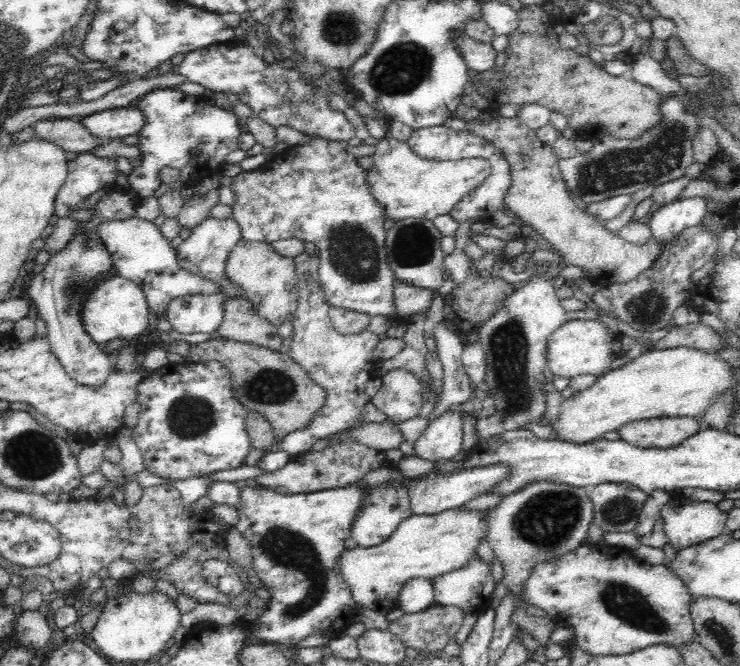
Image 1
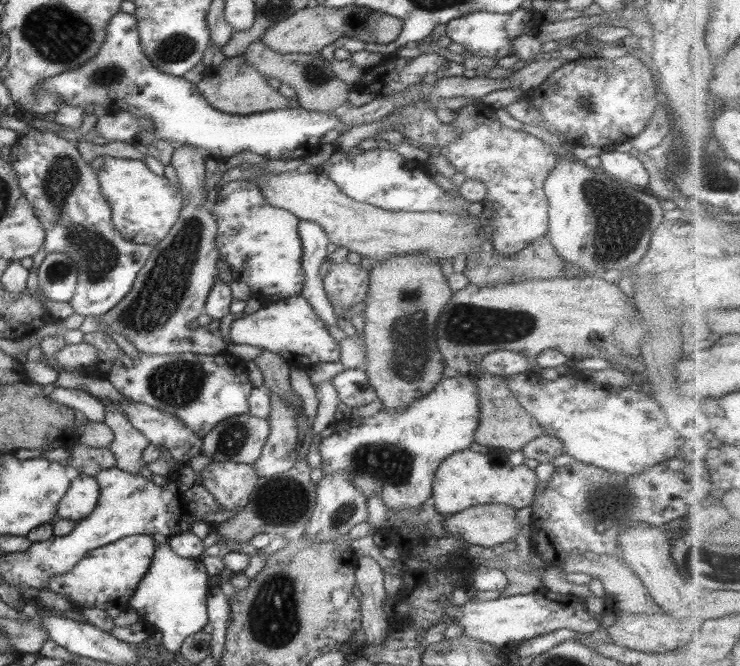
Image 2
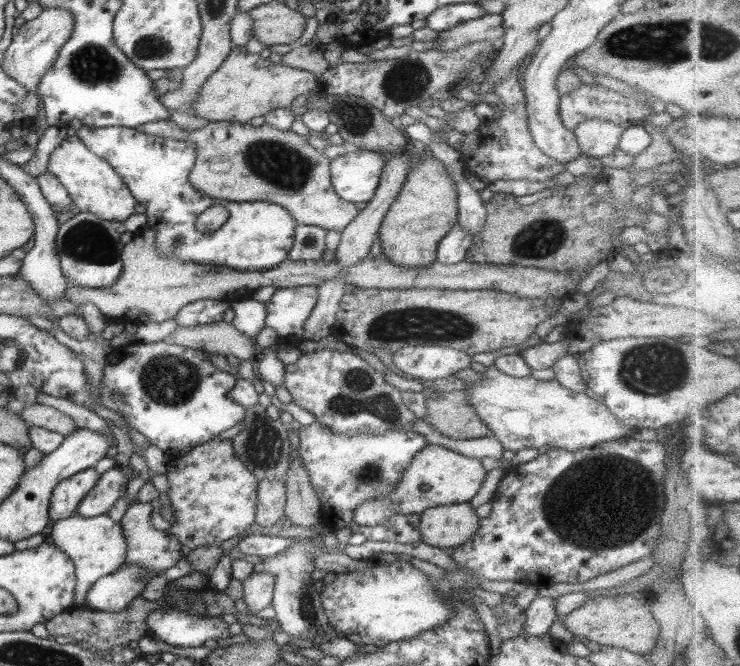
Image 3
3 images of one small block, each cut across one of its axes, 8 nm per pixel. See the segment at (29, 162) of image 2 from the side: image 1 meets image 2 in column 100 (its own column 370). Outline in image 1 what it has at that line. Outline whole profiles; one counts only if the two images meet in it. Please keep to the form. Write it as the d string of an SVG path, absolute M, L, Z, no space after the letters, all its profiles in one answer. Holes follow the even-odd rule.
M309 136L311 141L302 146L288 148L271 156L264 166L243 171L234 176L231 187L236 195L233 219L240 225L241 238L250 242L274 242L295 238L314 242L319 252L319 281L325 299L331 306L340 307L370 316L390 316L395 313L393 295L394 273L388 265L385 249L385 214L372 196L366 182L367 170L358 165L356 158L347 152L346 141L332 141Z

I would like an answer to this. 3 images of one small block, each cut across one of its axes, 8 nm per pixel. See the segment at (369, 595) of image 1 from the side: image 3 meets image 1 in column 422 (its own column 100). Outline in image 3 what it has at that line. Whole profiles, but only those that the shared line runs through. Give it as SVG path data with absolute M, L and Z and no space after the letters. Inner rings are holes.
M76 513L70 518L55 520L46 533L50 542L74 563L76 586L73 605L86 608L87 594L92 585L125 564L127 542L121 524L110 519L108 514L88 518Z

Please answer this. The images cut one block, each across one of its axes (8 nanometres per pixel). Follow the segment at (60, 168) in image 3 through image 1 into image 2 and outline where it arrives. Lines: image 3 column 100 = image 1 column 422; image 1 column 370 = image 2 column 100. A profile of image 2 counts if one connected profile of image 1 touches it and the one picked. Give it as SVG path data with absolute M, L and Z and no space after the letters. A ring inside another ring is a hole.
M102 156L102 167L97 179L100 192L110 205L112 224L126 240L136 245L157 245L179 219L184 192L180 187L170 186L165 176L160 177L150 171L144 160Z

